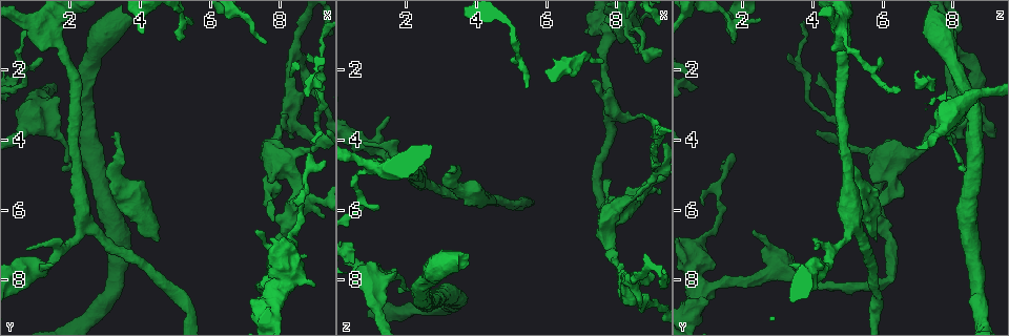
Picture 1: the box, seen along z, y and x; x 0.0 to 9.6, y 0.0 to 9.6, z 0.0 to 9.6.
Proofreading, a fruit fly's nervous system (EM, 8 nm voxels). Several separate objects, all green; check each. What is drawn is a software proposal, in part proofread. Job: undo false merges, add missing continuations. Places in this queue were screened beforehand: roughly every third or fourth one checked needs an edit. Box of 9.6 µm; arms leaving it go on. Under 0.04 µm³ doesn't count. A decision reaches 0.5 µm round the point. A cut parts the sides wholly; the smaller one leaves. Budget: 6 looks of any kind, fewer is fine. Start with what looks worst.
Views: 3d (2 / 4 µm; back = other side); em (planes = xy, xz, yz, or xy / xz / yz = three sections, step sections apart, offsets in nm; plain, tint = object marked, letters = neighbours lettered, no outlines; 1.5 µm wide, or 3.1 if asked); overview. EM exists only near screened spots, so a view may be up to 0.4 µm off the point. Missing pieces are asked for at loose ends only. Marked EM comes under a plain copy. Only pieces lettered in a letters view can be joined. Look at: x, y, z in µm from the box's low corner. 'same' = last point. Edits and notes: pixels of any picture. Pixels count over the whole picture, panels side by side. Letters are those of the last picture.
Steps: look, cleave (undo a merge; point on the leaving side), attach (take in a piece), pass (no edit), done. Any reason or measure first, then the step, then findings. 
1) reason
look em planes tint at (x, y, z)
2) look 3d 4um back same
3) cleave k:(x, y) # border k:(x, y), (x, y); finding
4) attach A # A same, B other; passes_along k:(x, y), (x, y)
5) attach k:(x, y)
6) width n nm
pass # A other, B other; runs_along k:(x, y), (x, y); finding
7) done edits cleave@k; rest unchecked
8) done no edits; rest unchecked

an open end
look em planes letters at (5.15, 1.20, 1.80)

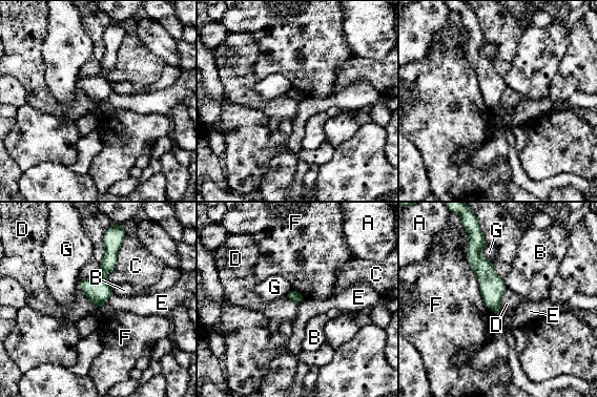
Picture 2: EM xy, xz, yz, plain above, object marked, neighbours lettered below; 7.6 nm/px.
pass # A other, B other, C other, D other, E other, F other, G other; border 2:(111, 294), (95, 310); none of them fits

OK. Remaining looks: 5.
free end
look 3d 4um at (7.65, 1.25, 1.75)

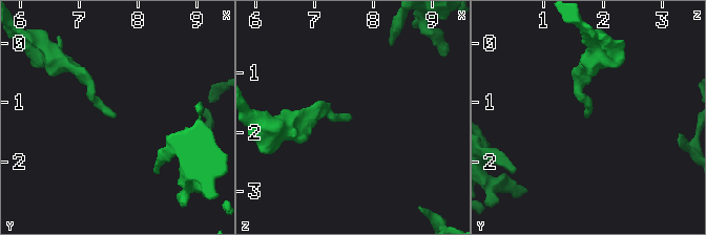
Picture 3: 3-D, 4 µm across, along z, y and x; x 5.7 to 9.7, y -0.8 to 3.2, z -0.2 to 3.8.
look em xz step 4 tint at (7.60, 1.20, 1.70)

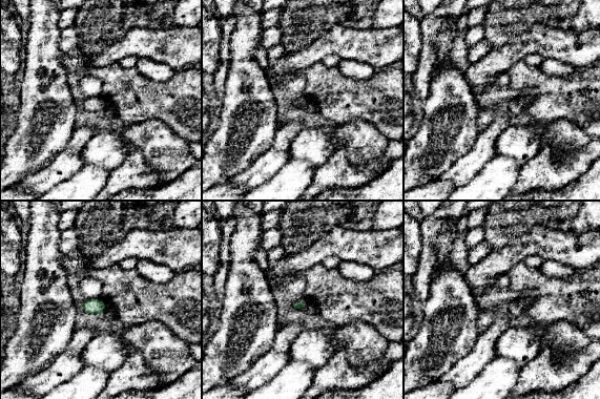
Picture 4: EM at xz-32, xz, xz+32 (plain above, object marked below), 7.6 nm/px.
look em planes letters same

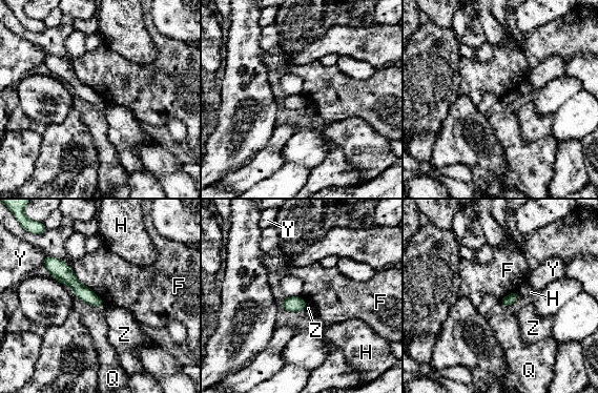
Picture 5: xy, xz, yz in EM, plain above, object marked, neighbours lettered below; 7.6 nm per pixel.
pass # F other, H other, Q other, Y other, Z other; runs_along 5:(52, 260), (85, 294), (100, 304); no lettered piece goes on from it

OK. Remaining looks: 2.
sudden change in width
look em planes letters at (0.70, 0.95, 4.90)

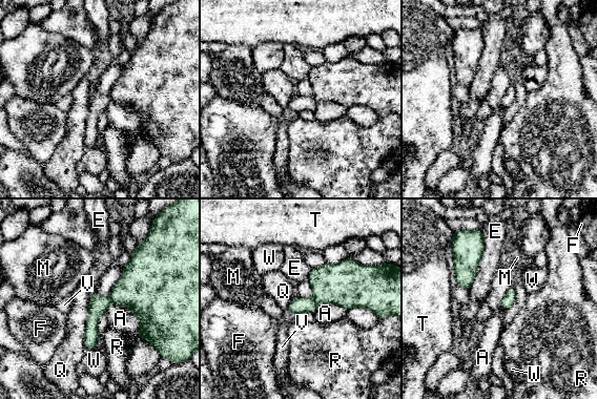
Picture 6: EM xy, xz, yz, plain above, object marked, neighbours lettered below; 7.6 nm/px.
width 90 nm
cleave 6:(98, 305) # A other, E other, F other, M other, Q other, R other, T other, V other, W other; border 6:(109, 296), (112, 301); a second cell is stuck on

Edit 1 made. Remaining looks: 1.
done edits cleave@6; rest unchecked

